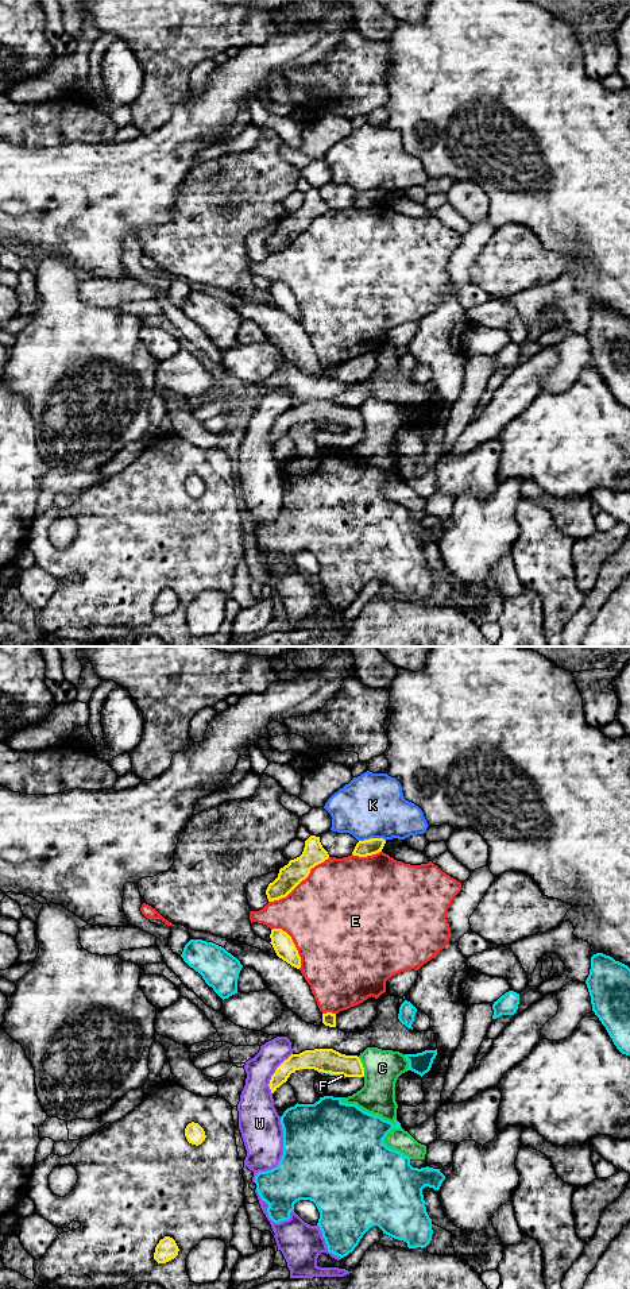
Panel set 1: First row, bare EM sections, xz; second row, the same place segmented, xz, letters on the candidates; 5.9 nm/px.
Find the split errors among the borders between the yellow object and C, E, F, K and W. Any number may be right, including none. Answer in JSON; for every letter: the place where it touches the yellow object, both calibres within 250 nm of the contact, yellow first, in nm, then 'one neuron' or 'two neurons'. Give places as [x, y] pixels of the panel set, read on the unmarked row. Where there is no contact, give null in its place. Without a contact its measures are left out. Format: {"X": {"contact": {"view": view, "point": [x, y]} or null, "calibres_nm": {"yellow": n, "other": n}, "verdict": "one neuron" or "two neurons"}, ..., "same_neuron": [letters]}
{"C": {"contact": {"view": "xz", "point": [362, 419]}, "calibres_nm": {"yellow": 140, "other": 220}, "verdict": "two neurons"}, "E": {"contact": {"view": "xz", "point": [300, 234]}, "calibres_nm": {"yellow": 140, "other": 500}, "verdict": "two neurons"}, "F": {"contact": {"view": "xz", "point": [336, 425]}, "calibres_nm": {"yellow": 140, "other": 20}, "verdict": "two neurons"}, "K": {"contact": {"view": "xz", "point": [371, 190]}, "calibres_nm": {"yellow": 100, "other": 380}, "verdict": "two neurons"}, "W": {"contact": {"view": "xz", "point": [274, 425]}, "calibres_nm": {"yellow": 110, "other": 220}, "verdict": "two neurons"}, "same_neuron": []}

